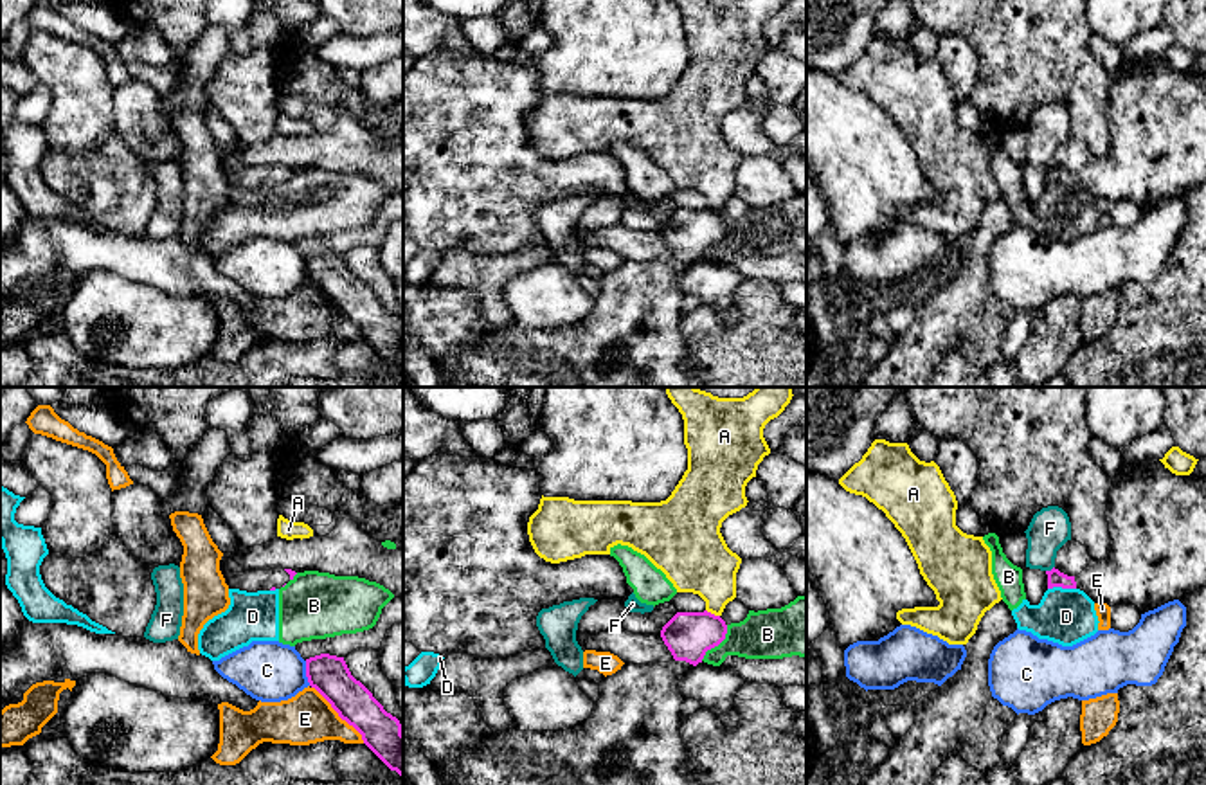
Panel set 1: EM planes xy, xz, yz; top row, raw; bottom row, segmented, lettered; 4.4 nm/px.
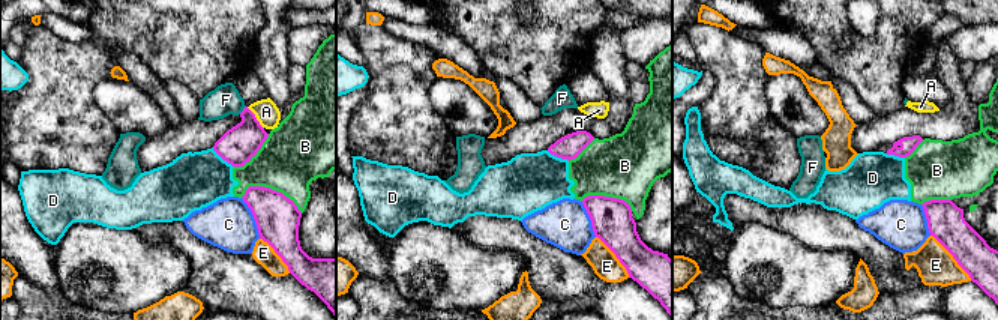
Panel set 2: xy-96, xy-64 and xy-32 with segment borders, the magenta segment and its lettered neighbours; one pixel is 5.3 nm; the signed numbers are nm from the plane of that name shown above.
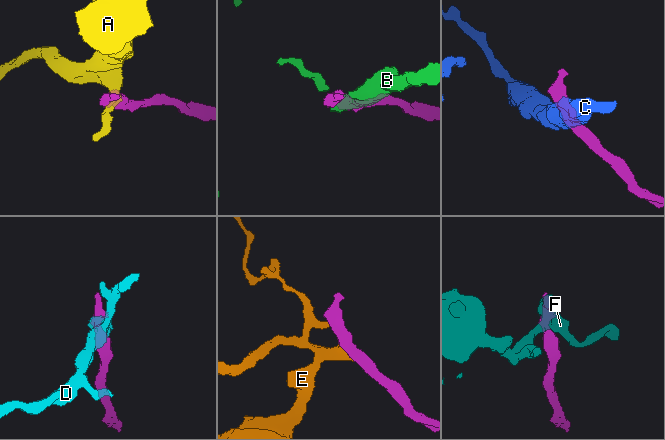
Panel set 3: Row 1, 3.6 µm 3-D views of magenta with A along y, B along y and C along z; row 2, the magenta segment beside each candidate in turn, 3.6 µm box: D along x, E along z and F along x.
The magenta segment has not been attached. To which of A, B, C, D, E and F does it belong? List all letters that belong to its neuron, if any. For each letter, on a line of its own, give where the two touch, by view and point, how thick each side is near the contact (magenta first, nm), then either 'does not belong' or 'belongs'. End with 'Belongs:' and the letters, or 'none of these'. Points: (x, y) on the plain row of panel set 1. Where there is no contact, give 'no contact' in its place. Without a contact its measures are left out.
A: xz (713, 211) | 220/280 nm | does not belong
B: xz (717, 242) | 220/220 nm | does not belong
C: xy (306, 270) | 180/280 nm | does not belong
D: yz (1061, 182) | 80/260 nm | does not belong
E: xy (339, 312) | 180/220 nm | does not belong
F: yz (1052, 166) | 80/190 nm | does not belong
Belongs: none of these

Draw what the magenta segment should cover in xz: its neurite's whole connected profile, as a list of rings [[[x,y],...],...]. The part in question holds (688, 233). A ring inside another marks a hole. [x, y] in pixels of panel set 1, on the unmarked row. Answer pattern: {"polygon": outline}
{"polygon": [[[707,207],[677,209],[661,227],[661,234],[673,252],[670,259],[625,259],[599,279],[599,293],[592,311],[567,328],[520,328],[511,324],[491,329],[445,364],[445,378],[452,387],[702,387],[686,362],[686,346],[680,335],[684,293],[679,279],[702,259],[707,247],[725,236],[725,230],[727,221],[720,212]]]}

